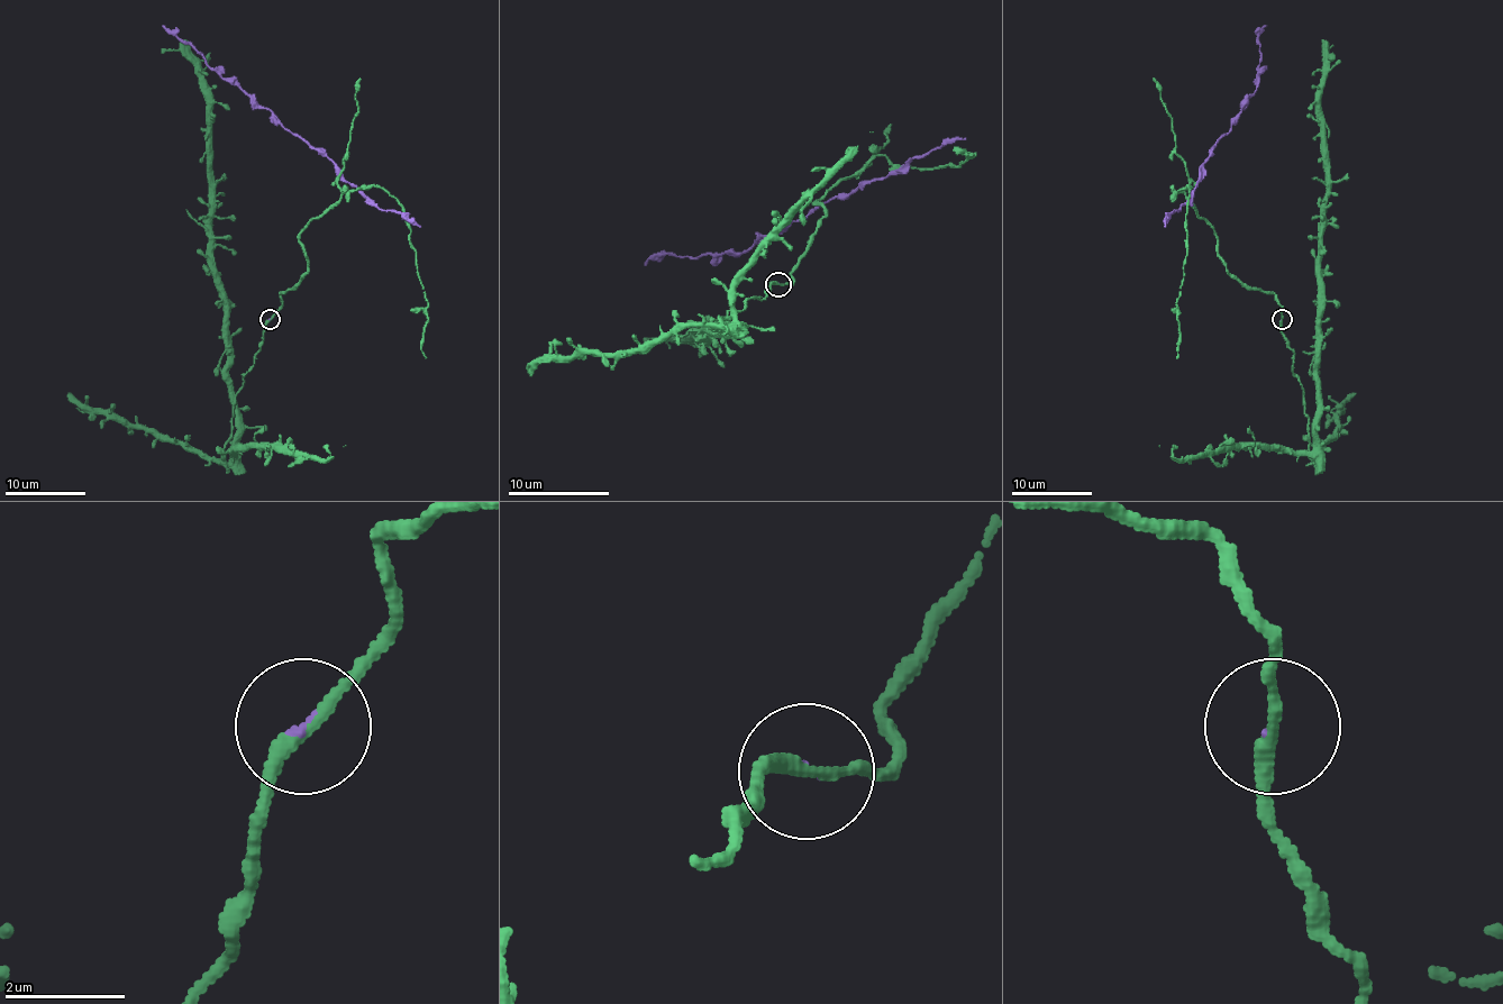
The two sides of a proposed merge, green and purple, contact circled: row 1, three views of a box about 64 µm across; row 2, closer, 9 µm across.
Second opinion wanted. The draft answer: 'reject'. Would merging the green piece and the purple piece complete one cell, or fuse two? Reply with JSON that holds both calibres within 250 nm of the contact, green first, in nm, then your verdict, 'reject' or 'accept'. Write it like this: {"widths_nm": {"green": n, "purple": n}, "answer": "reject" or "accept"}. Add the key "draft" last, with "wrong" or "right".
{"widths_nm": {"green": 240, "purple": 90}, "answer": "reject", "draft": "right"}

